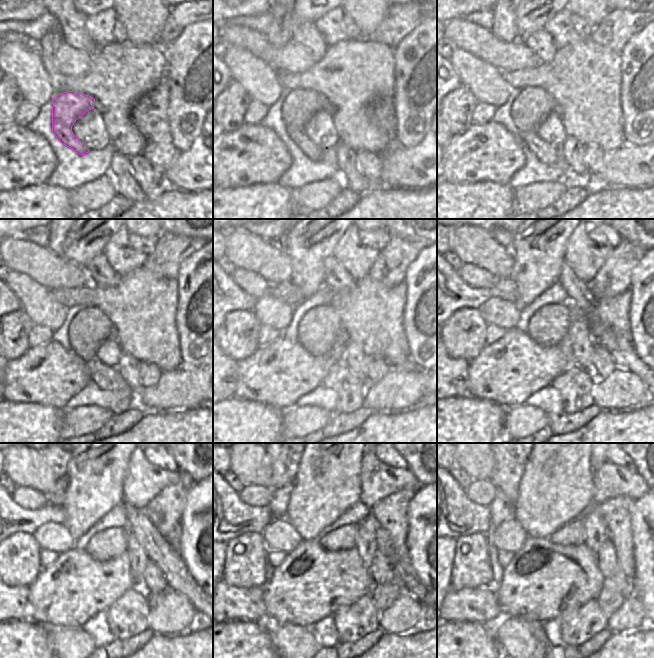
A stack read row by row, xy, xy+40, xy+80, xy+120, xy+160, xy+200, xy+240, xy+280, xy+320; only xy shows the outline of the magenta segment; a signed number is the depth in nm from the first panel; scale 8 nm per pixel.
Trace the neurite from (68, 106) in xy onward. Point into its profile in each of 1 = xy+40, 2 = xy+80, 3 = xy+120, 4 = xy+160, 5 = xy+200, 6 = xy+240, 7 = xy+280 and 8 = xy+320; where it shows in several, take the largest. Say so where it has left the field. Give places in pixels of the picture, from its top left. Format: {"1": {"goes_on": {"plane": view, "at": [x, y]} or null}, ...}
{"1": {"goes_on": {"plane": "xy+40", "at": [299, 105]}}, "2": {"goes_on": {"plane": "xy+80", "at": [532, 104]}}, "3": {"goes_on": {"plane": "xy+120", "at": [89, 328]}}, "4": {"goes_on": {"plane": "xy+160", "at": [319, 328]}}, "5": {"goes_on": {"plane": "xy+200", "at": [549, 324]}}, "6": {"goes_on": {"plane": "xy+240", "at": [105, 545]}}, "7": {"goes_on": {"plane": "xy+280", "at": [345, 537]}}, "8": {"goes_on": {"plane": "xy+320", "at": [572, 533]}}}

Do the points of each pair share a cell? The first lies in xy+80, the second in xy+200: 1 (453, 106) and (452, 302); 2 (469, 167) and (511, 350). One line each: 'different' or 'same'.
1: different
2: same

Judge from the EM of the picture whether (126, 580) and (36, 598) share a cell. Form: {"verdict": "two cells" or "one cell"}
{"verdict": "one cell"}

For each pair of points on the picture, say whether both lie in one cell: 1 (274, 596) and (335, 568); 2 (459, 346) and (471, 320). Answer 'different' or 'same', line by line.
1: same
2: same

